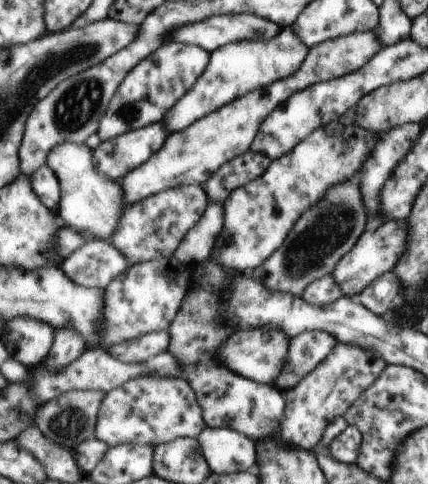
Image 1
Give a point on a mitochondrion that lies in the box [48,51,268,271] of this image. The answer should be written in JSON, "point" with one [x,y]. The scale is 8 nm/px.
{"point":[74,108]}

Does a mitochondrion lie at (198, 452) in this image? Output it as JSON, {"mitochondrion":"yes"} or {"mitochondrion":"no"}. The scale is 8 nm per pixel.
{"mitochondrion":"no"}

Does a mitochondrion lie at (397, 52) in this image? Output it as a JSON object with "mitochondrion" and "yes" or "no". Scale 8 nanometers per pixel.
{"mitochondrion":"no"}

